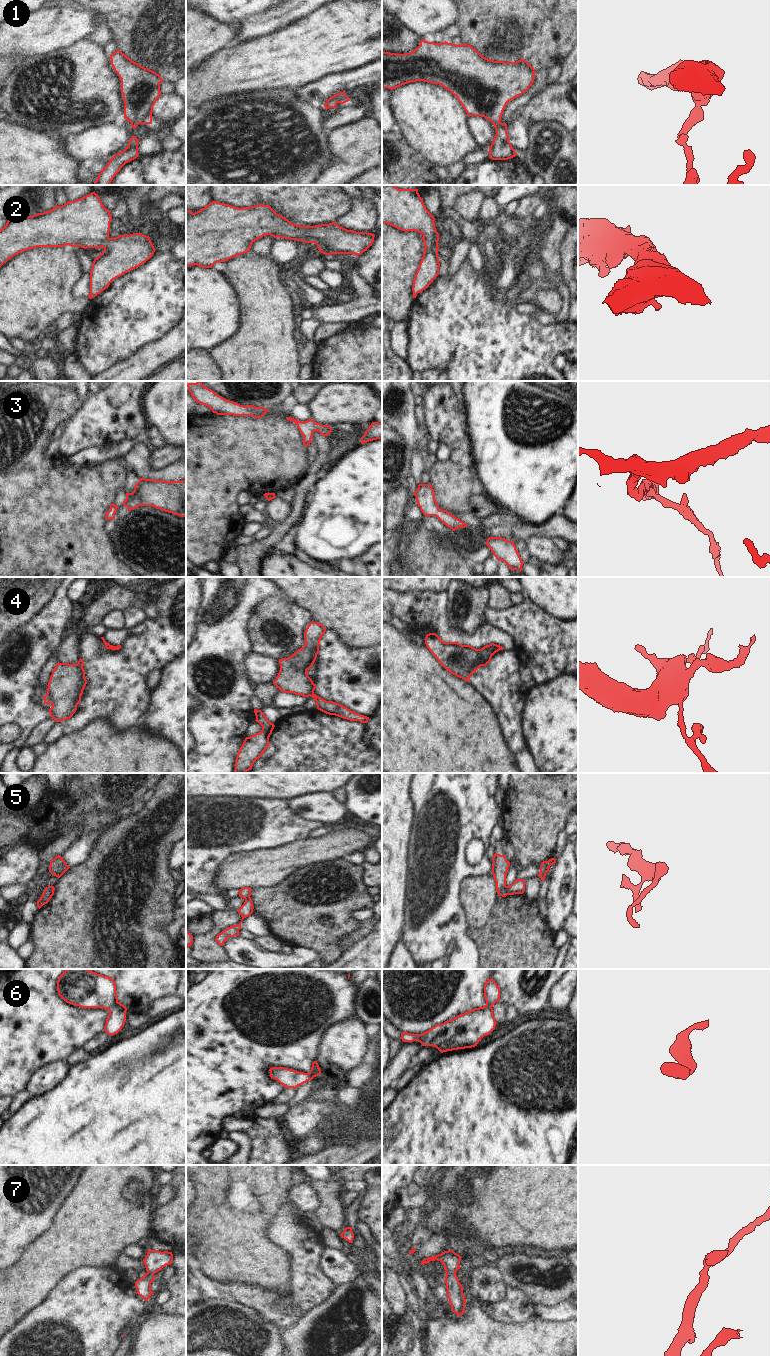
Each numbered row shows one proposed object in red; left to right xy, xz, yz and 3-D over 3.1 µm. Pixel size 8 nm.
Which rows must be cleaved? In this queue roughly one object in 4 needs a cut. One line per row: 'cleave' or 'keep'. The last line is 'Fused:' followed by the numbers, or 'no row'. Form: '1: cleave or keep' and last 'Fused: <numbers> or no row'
1: keep
2: keep
3: keep
4: keep
5: cleave
6: cleave
7: keep
Fused: 5, 6

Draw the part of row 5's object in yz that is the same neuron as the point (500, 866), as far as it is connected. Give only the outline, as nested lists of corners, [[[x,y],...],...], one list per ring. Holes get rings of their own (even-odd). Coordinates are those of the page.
[[[495,853],[492,858],[492,874],[496,882],[496,890],[498,896],[506,897],[508,895],[506,890],[506,875],[510,862],[506,859],[505,855]]]

